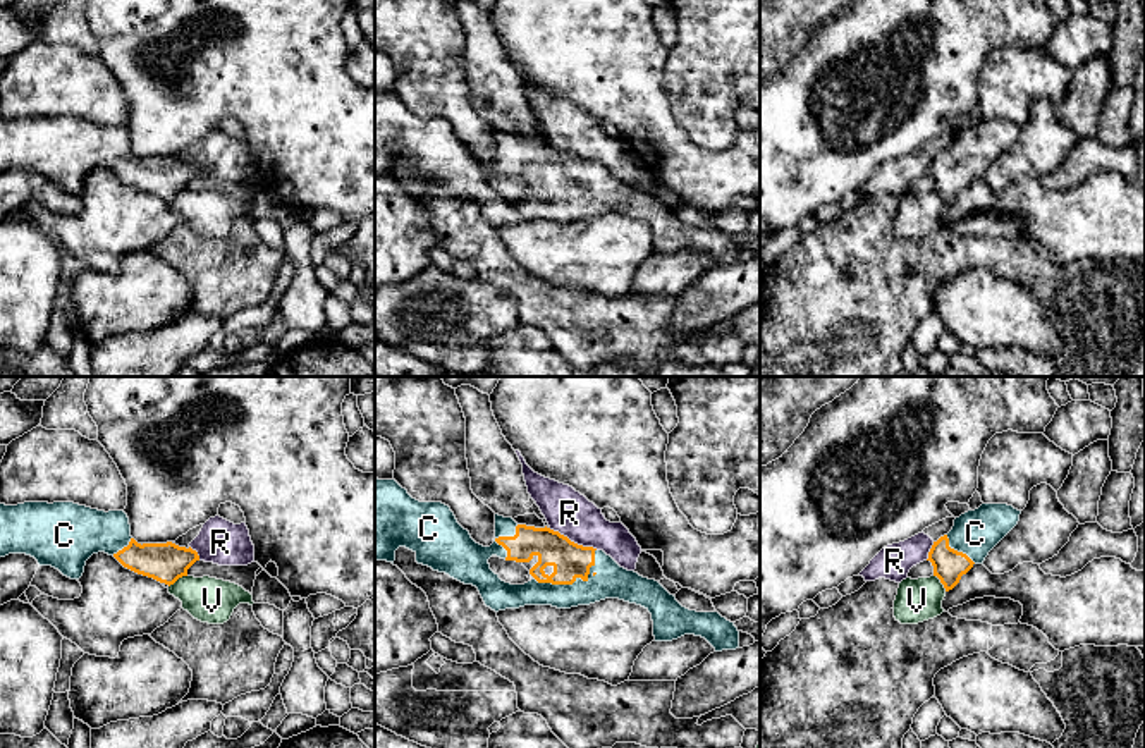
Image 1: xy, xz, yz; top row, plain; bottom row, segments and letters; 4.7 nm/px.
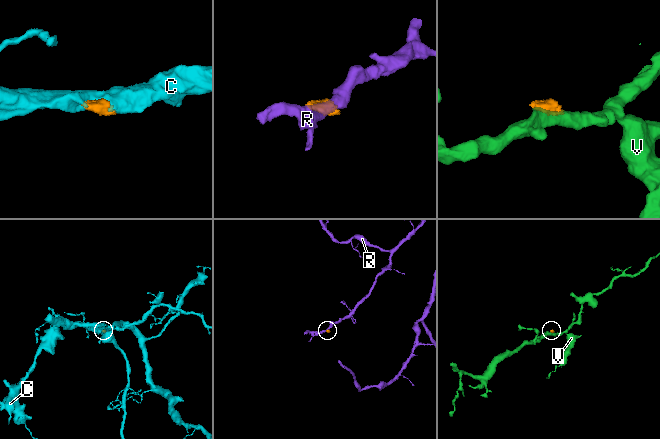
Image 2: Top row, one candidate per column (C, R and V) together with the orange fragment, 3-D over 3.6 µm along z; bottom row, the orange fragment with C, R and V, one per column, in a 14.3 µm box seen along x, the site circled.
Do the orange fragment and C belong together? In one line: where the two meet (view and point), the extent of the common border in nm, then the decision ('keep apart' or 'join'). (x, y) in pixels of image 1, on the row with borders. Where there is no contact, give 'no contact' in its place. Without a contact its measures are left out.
contact xz (575, 580); length 320 nm; join

